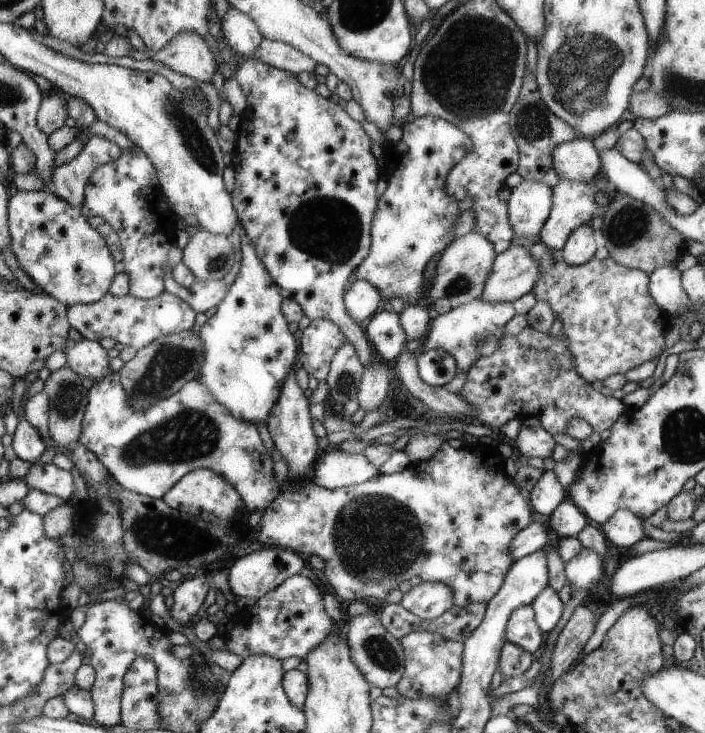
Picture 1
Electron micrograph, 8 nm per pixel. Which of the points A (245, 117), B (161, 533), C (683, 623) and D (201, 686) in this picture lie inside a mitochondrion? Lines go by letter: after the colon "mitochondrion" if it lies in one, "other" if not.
A: other
B: mitochondrion
C: other
D: other

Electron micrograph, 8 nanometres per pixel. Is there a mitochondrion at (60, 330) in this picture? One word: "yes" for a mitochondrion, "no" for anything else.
no

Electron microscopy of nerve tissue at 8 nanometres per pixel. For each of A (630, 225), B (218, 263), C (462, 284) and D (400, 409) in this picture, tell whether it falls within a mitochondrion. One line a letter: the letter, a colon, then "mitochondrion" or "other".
A: mitochondrion
B: mitochondrion
C: mitochondrion
D: other

